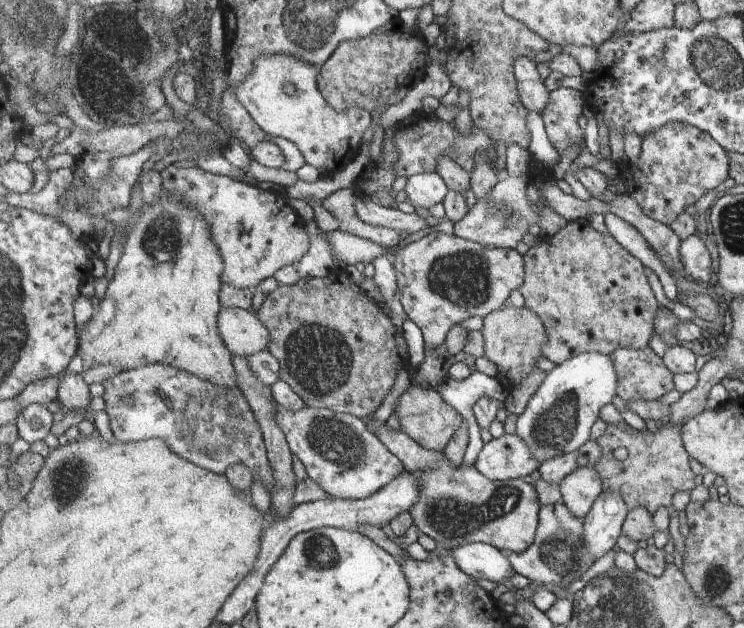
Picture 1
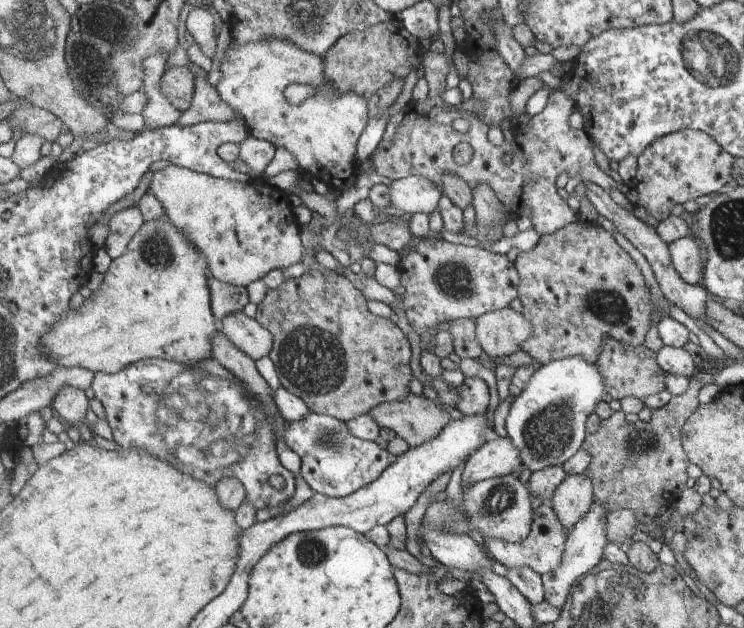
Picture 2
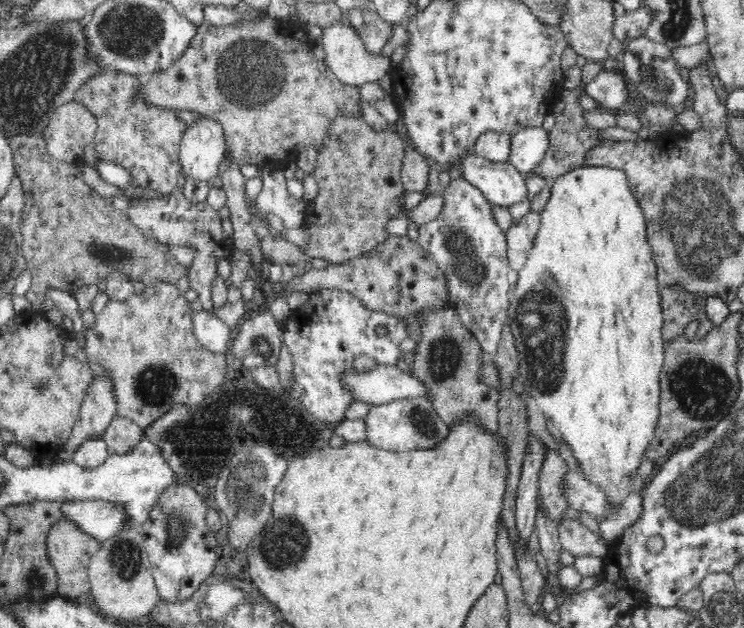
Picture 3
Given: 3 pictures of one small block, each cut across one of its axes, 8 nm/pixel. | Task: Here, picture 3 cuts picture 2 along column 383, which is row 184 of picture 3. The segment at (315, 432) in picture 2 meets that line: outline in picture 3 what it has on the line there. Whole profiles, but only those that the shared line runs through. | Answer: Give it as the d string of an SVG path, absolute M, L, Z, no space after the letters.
M462 176L454 178L443 191L443 208L435 220L418 227L417 241L419 245L432 255L432 261L445 276L447 298L466 325L466 328L479 340L481 348L496 354L503 328L508 324L507 310L509 307L510 282L508 282L508 266L506 258L506 235L494 219L493 205L483 192L468 183Z

